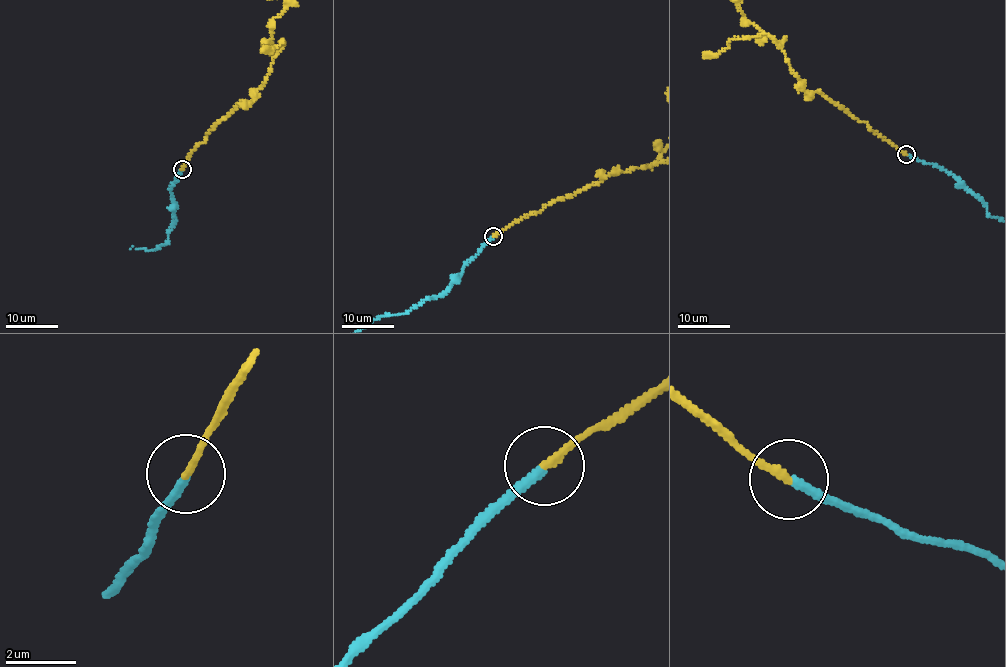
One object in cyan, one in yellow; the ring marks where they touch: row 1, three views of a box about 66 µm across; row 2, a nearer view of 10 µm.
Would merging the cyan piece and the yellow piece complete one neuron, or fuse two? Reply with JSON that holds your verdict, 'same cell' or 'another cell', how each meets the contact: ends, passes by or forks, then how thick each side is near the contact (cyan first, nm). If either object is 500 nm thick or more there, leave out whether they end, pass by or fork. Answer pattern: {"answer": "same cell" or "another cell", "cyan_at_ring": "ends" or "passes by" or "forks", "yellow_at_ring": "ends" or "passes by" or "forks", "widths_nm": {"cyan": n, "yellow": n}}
{"answer": "same cell", "cyan_at_ring": "ends", "yellow_at_ring": "ends", "widths_nm": {"cyan": 240, "yellow": 190}}

